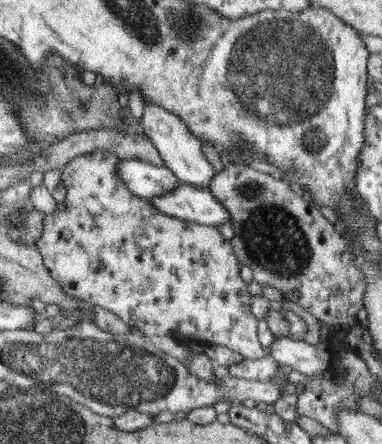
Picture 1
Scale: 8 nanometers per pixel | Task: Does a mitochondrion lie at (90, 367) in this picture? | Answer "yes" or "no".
yes

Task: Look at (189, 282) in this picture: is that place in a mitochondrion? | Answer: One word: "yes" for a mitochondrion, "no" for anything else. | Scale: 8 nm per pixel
no

